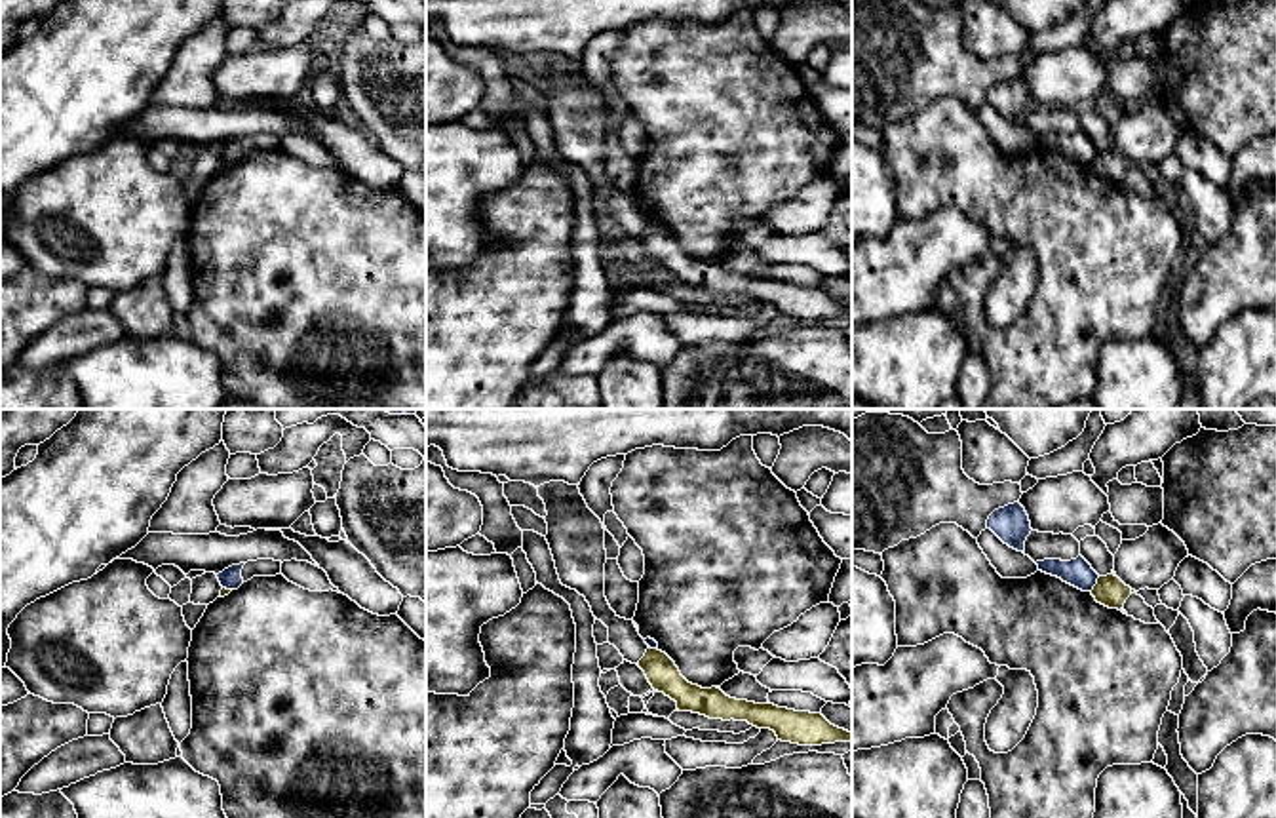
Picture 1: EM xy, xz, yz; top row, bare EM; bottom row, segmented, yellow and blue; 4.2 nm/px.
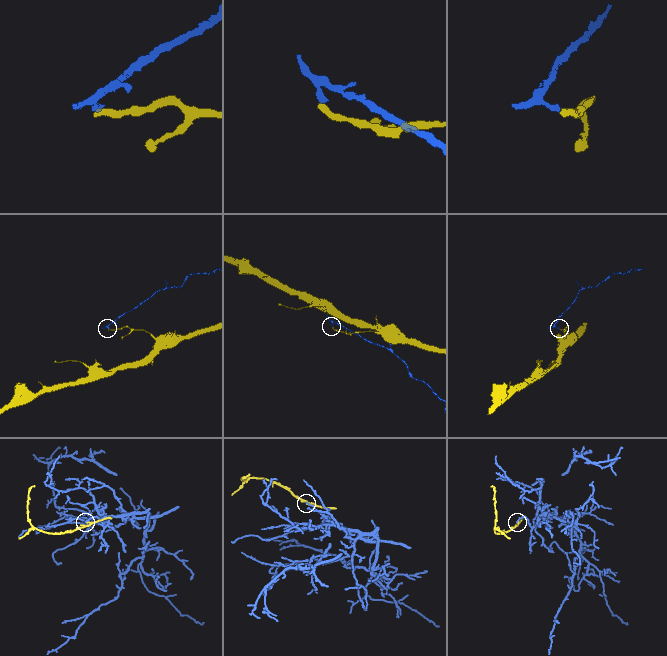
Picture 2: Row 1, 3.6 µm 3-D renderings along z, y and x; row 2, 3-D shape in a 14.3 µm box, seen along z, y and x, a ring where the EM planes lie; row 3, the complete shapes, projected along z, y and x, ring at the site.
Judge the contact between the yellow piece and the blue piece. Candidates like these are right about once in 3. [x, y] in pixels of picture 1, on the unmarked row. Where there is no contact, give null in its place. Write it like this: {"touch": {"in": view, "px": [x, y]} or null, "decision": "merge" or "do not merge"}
{"touch": {"in": "yz", "px": [1096, 158]}, "decision": "do not merge"}

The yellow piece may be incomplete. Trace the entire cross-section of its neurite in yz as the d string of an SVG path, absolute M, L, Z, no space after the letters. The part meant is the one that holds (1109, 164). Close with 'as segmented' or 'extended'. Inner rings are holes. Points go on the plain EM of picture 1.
M1107 148L1099 150L1092 164L1097 177L1109 183L1124 183L1126 173L1131 169L1131 162L1126 160L1118 150Z; as segmented

